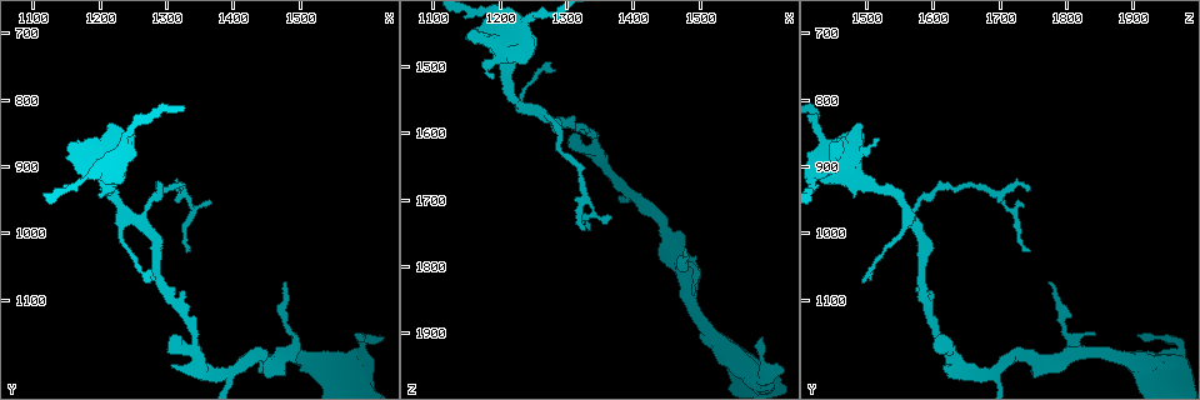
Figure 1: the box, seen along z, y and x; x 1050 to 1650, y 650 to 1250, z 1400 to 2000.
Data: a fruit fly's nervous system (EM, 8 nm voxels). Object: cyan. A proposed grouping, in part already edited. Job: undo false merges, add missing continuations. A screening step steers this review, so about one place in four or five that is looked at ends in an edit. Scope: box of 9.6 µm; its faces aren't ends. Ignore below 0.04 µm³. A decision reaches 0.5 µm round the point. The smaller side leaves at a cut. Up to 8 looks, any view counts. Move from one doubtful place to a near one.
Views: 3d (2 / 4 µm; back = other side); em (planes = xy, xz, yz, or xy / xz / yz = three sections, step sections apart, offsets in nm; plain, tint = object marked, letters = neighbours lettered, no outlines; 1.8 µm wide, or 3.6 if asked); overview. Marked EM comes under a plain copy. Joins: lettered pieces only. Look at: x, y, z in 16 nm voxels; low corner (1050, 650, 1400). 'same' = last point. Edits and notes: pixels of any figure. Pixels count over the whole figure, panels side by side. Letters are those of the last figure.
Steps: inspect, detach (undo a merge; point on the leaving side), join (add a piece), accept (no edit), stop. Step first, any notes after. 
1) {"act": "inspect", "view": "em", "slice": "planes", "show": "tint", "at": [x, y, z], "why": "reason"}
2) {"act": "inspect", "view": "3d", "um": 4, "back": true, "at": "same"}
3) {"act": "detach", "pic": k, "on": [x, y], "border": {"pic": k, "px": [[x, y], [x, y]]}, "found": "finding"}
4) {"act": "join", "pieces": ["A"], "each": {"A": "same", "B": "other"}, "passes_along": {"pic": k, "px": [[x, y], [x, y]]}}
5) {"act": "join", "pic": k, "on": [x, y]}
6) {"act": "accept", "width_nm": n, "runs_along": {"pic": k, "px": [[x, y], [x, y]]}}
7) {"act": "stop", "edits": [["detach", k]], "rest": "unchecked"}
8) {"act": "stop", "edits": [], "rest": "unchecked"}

{"act": "inspect", "view": "3d", "um": 2, "at": [1310, 1200, 1615], "why": "an open end"}

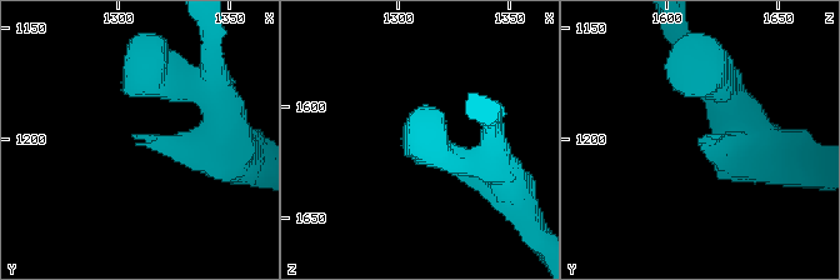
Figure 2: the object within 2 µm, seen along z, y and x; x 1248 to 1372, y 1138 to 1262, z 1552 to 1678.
{"act": "inspect", "view": "em", "slice": "planes", "show": "letters", "at": [1311, 1199, 1614]}

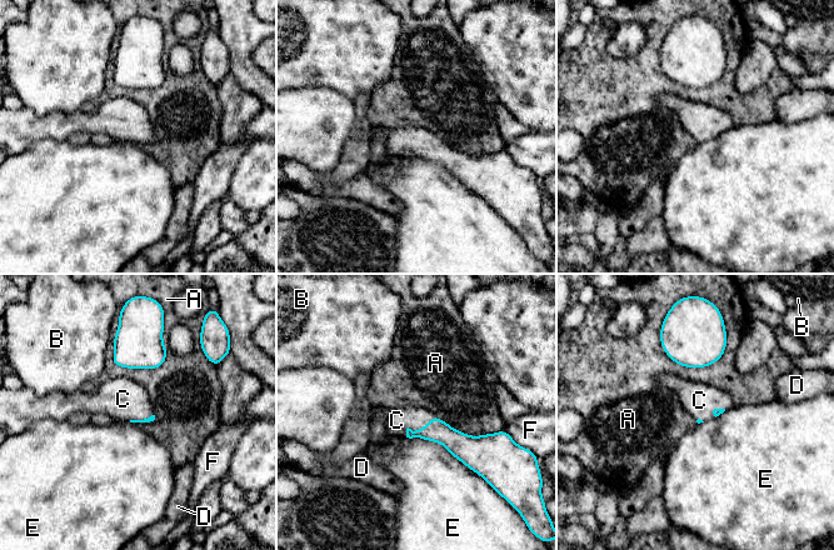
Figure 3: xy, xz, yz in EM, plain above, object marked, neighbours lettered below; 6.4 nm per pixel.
{"act": "join", "pieces": ["C"], "each": {"A": "other", "B": "other", "C": "same", "D": "other", "E": "other", "F": "other"}, "found": "it goes on there"}

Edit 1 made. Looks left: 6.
{"act": "inspect", "view": "overview"}

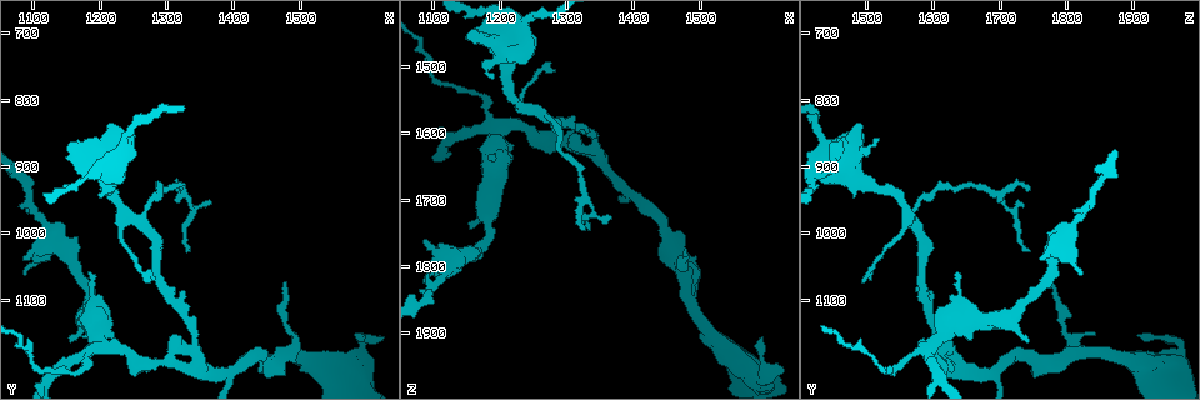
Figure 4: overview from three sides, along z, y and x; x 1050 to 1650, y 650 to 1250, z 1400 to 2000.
{"act": "inspect", "view": "em", "slice": "planes", "show": "letters", "at": [1490, 1150, 1840], "why": "branch stops here"}

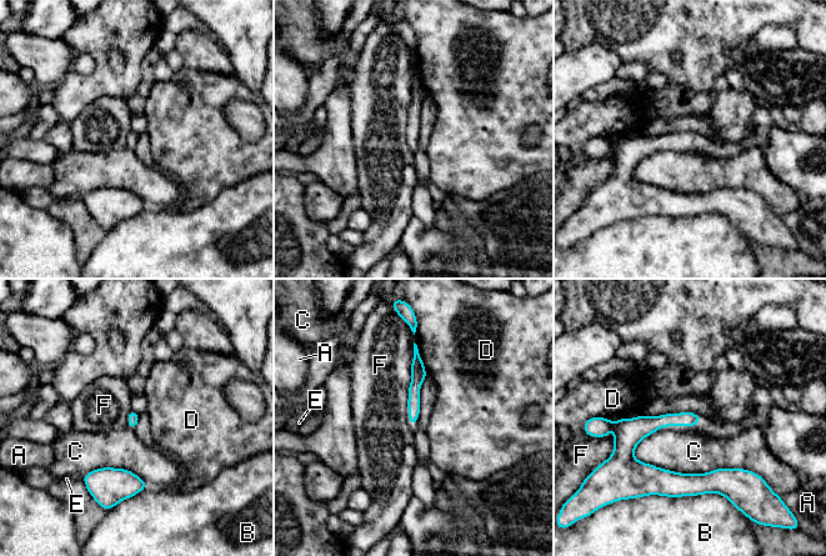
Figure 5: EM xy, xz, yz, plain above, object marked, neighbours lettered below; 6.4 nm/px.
{"act": "accept", "each": {"A": "other", "B": "other", "C": "other", "D": "other", "E": "other", "F": "other"}, "border": {"pic": 5, "px": [[414, 342], [406, 407]]}, "found": "no lettered piece goes on from it"}

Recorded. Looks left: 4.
{"act": "inspect", "view": "3d", "um": 4, "at": [1325, 940, 1740], "why": "thin end"}

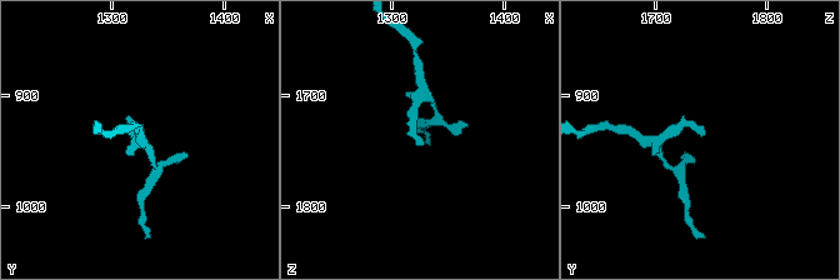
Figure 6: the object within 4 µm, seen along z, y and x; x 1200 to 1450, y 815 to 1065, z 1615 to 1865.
{"act": "inspect", "view": "em", "um": 3.6, "slice": "planes", "show": "letters", "at": [1330, 938, 1744]}

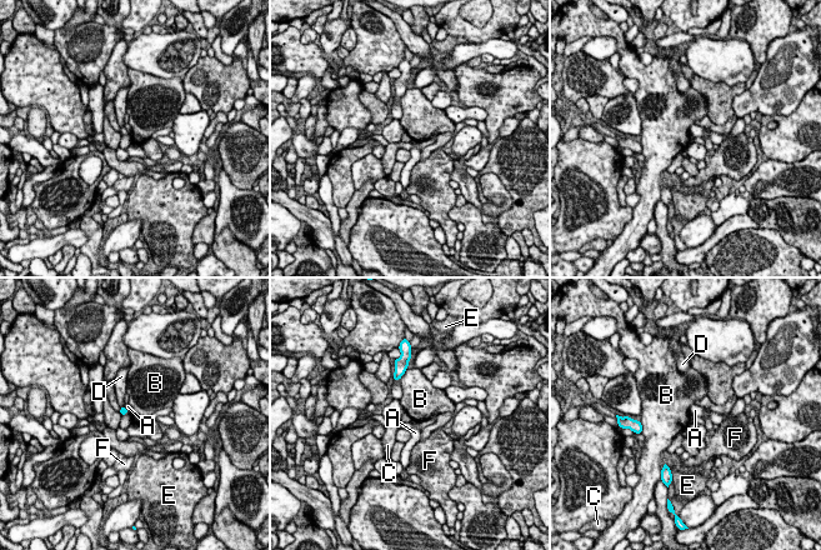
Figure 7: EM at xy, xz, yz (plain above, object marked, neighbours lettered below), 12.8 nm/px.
{"act": "accept", "each": {"A": "other", "B": "other", "C": "other", "D": "other", "E": "other", "F": "other"}, "border": {"pic": 7, "px": [[128, 413], [121, 415]]}, "found": "no lettered piece goes on from it"}

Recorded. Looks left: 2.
{"act": "stop", "edits": [["join", 3]], "rest": "unchecked"}

